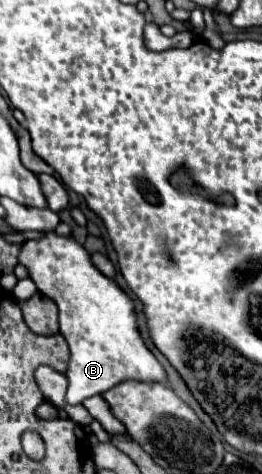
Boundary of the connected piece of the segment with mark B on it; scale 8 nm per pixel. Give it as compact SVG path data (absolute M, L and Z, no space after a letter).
M44 231L42 237L20 245L20 265L26 267L38 293L58 305L60 333L70 347L66 371L70 383L66 393L68 405L78 405L128 379L166 381L162 365L148 351L138 333L130 297L92 265L90 253L74 237L60 237L56 231Z

